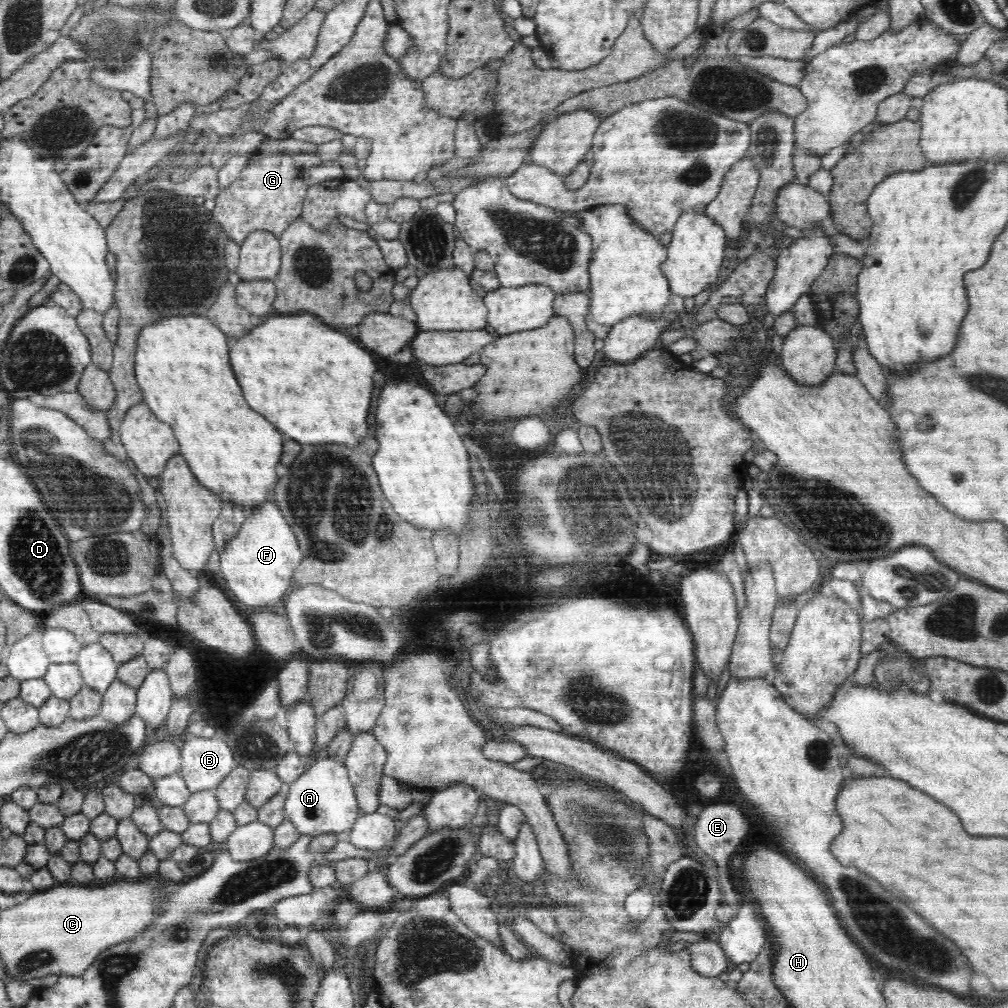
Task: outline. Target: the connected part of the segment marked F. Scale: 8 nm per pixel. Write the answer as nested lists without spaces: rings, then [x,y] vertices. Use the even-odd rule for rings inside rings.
[[[272,499],[264,501],[248,515],[240,530],[220,553],[220,572],[228,585],[228,593],[253,610],[280,609],[292,588],[294,570],[301,563],[303,552],[290,523]]]

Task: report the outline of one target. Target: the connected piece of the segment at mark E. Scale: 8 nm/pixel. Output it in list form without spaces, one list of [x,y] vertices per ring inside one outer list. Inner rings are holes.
[[[706,805],[691,822],[691,828],[698,848],[718,862],[717,866],[724,866],[748,834],[748,820],[736,805]]]

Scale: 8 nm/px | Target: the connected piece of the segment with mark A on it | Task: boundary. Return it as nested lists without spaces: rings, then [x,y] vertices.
[[[327,756],[314,758],[308,770],[289,783],[289,792],[284,802],[284,818],[296,825],[300,835],[310,835],[314,838],[321,834],[348,833],[358,818],[358,812],[360,807],[348,778],[345,762]]]

